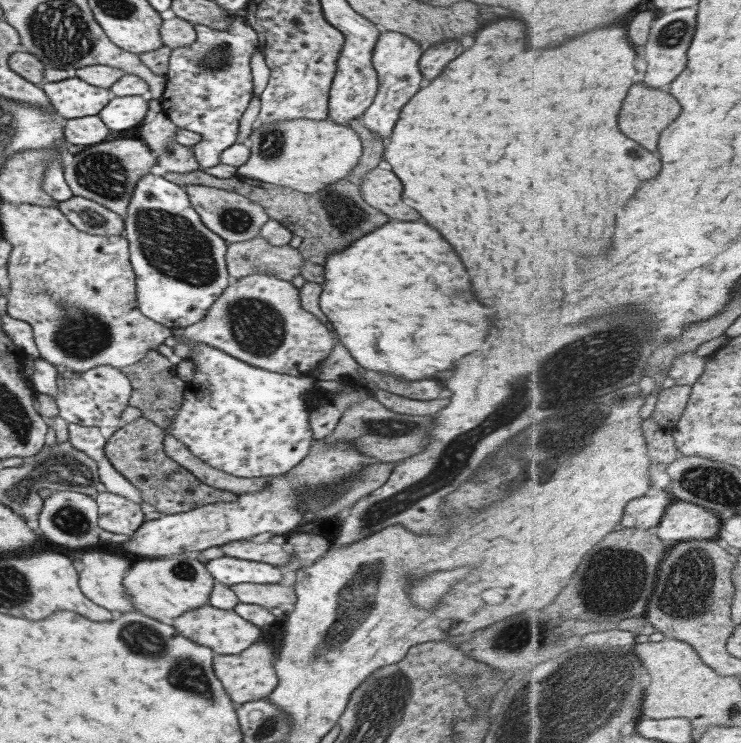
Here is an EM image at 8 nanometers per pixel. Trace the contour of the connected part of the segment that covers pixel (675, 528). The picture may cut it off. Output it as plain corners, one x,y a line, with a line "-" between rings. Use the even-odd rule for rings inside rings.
675,502
668,508
659,526
661,540
688,542
718,539
724,519
712,509
693,502

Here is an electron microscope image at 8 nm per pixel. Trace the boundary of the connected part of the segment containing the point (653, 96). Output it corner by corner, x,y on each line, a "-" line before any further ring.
636,84
634,90
630,92
630,98
626,100
624,112
622,112
622,130
630,134
630,138
642,142
648,150
660,150
660,138
666,128
670,128
682,114
682,104
678,98
674,98
668,92
648,88
644,84

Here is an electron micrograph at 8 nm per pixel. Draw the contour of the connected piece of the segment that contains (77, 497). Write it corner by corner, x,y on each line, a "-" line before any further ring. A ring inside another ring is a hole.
56,490
44,498
44,504
37,518
41,536
49,543
84,552
94,550
99,543
100,533
103,531
98,524
99,506
91,495
68,490

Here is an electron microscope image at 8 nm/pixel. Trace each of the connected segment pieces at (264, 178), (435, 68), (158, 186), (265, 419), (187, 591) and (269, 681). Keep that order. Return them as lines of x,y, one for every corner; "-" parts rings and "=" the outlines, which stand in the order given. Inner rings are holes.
330,118
327,120
284,120
276,124
262,124
256,126
249,136
247,143
251,150
250,158
240,167
238,176
254,179
264,184
290,188
298,193
310,195
332,186
344,178
354,167
363,153
360,135
348,126
336,124
=
450,40
446,44
436,44
428,47
420,58
419,70
426,80
434,80
454,58
458,58
464,52
462,44
458,40
=
148,173
138,180
127,206
125,229
129,242
129,261
136,275
139,309
142,314
170,330
198,324
206,316
212,303
233,281
225,261
228,242
204,226
200,215
192,208
184,188
176,186
163,176
=
183,338
176,340
194,347
194,355
190,359
197,364
197,376
187,383
180,410
172,424
165,429
166,434
172,434
182,441
195,457
206,464
242,478
286,474
308,456
314,438
309,423
309,405
304,397
308,391
316,390
317,378
259,369
217,348
=
193,551
157,560
133,560
130,569
125,571
123,583
137,610
158,621
164,616
176,618
187,610
208,605
216,580
198,556
=
256,641
238,654
215,654
213,671
236,706
266,698
279,683
274,668
274,648
265,641

